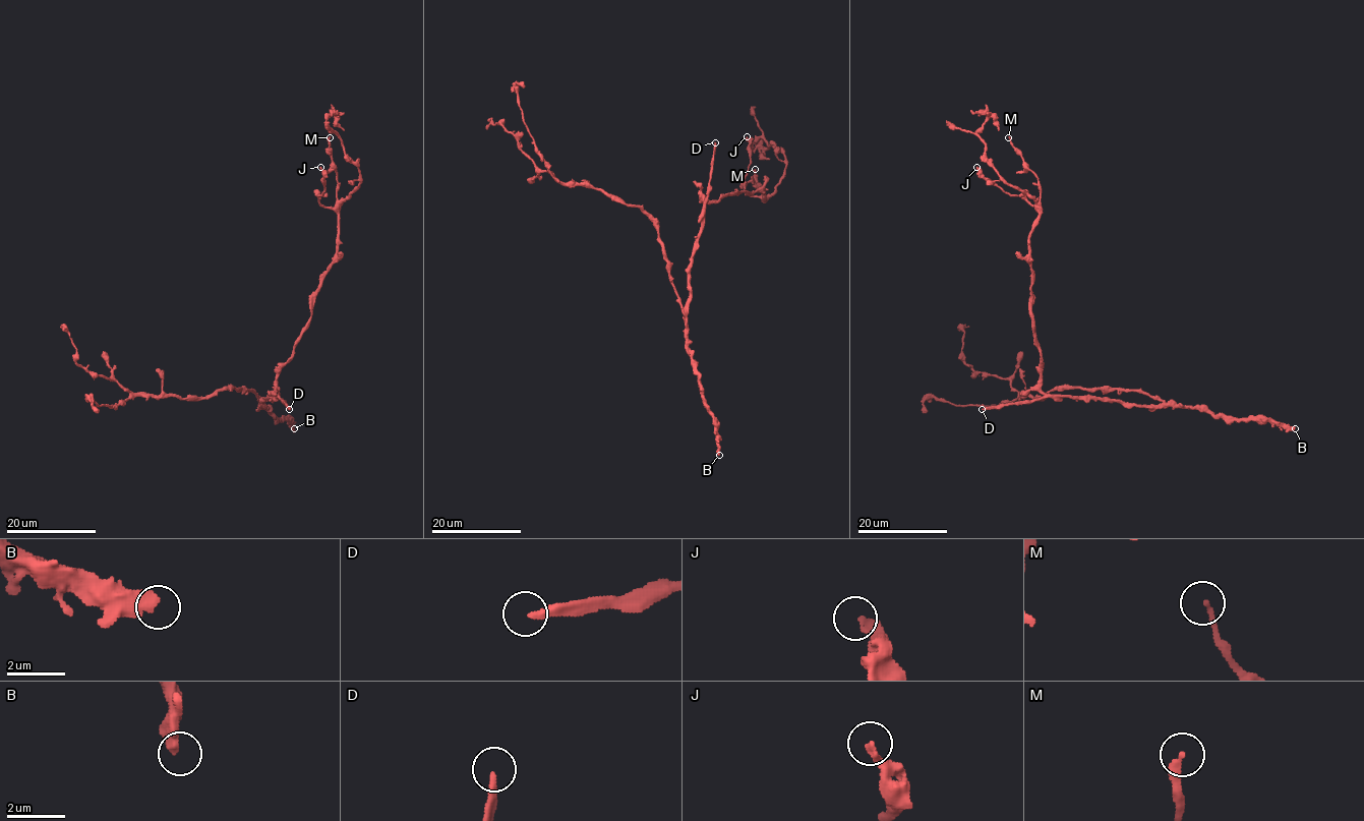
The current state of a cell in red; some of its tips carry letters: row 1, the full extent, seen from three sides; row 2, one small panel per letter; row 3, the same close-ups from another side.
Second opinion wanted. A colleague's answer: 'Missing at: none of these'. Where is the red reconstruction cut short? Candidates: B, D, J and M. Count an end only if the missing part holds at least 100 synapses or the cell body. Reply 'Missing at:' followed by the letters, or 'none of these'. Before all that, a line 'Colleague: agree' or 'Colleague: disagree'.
Colleague: disagree
Missing at: D

